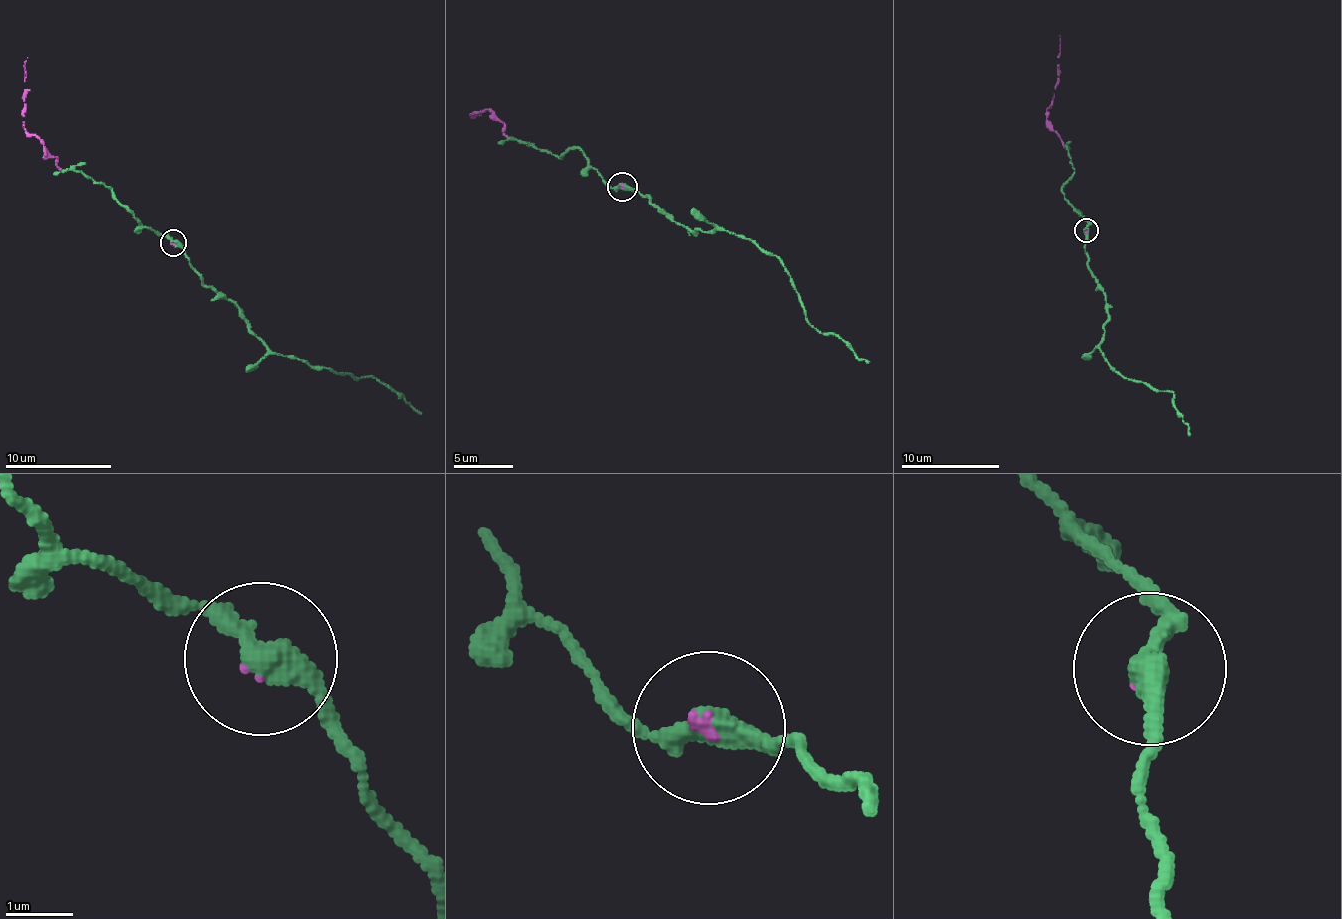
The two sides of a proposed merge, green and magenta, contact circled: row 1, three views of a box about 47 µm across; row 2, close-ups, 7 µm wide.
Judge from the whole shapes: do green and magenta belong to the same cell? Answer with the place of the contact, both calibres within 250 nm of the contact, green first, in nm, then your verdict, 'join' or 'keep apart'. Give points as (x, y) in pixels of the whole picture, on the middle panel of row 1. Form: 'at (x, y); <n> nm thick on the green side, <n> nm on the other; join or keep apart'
at (622, 186); 360 nm thick on the green side, 80 nm on the other; join

